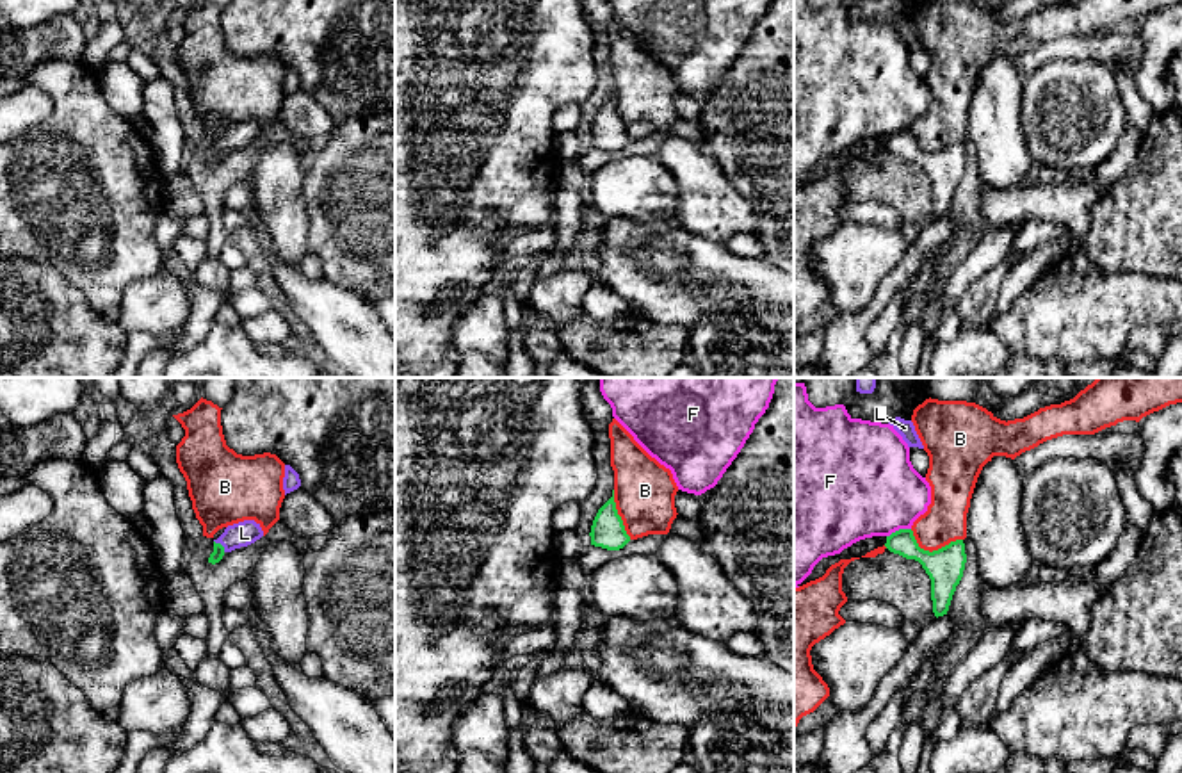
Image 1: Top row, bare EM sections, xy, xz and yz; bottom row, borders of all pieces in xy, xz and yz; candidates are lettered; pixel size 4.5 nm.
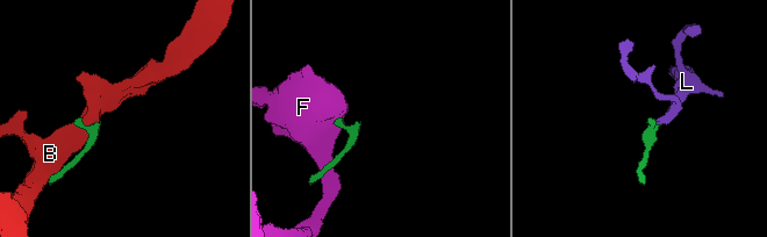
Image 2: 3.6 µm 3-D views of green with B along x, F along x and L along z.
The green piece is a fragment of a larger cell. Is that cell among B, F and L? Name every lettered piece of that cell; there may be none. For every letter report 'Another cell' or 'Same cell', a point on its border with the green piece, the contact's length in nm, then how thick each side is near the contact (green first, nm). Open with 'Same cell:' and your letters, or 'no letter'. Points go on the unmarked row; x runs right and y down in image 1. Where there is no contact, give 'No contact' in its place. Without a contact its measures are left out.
Same cell: L
B: Another cell. Touches green at yz (933, 152). Shared border 240 nm. Thickness 160 nm (green) against 190 nm
F: Another cell. Touches green at yz (899, 130). Shared border 120 nm. Thickness 150 nm (green) against 460 nm
L: Same cell. Touches green at xy (221, 146). Shared border 80 nm. Thickness 60 nm (green) against 110 nm

